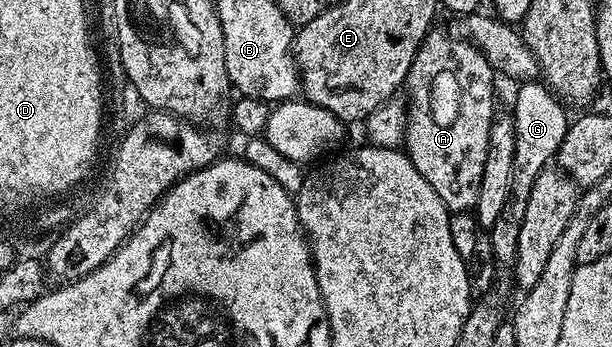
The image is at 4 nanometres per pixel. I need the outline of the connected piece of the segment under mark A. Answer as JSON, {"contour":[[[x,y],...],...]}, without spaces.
{"contour":[[[439,26],[426,34],[405,78],[403,92],[407,97],[407,107],[403,151],[415,166],[415,170],[419,170],[423,178],[427,178],[427,186],[431,186],[435,194],[439,194],[450,213],[472,213],[479,202],[479,186],[483,182],[483,166],[487,162],[491,126],[495,115],[493,79],[493,67],[474,44],[460,35],[452,36],[451,33],[444,32]]]}

